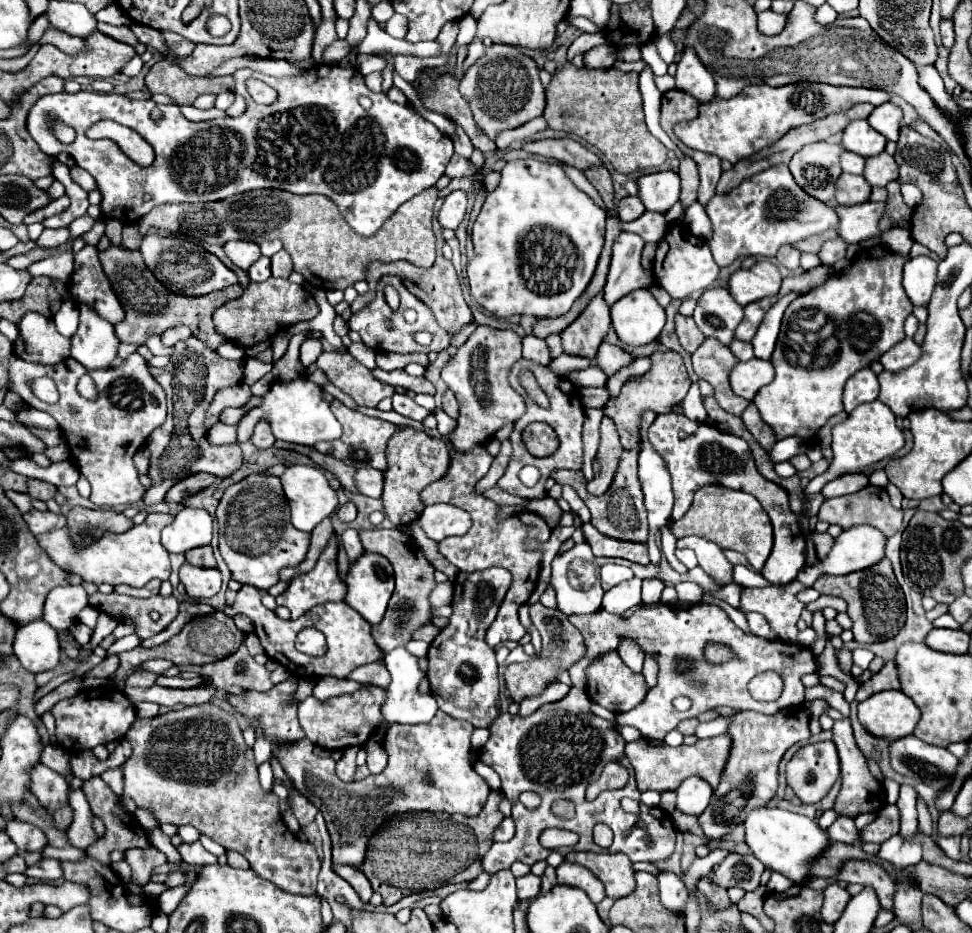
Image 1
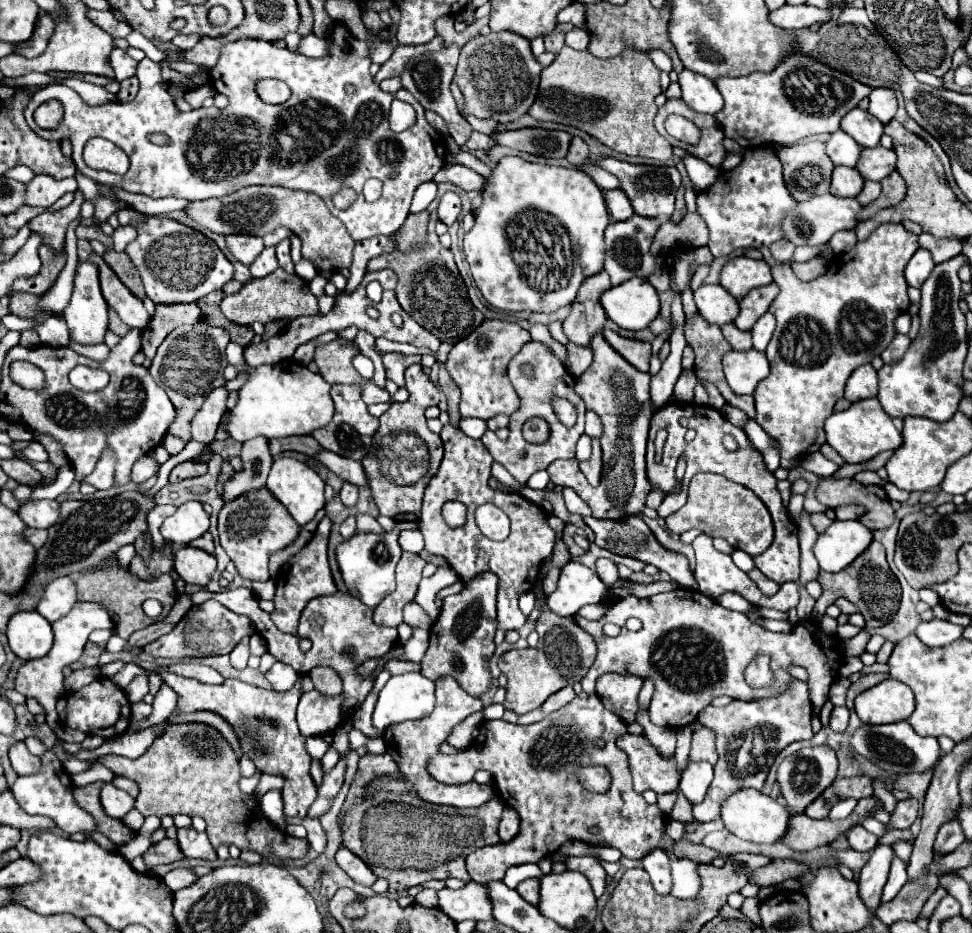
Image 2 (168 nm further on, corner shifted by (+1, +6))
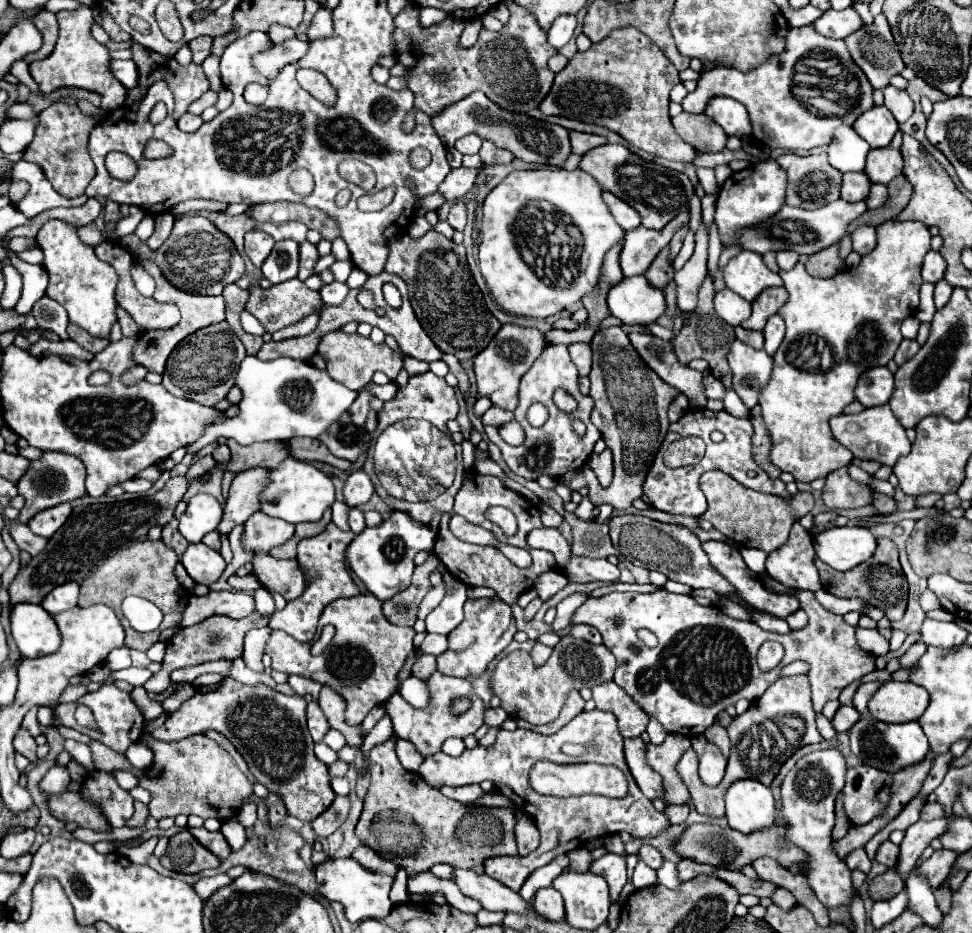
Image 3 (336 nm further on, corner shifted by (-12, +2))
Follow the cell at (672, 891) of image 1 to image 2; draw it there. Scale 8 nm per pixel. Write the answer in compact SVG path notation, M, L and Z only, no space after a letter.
M660 848L650 850L644 858L642 858L642 868L650 874L650 880L656 888L656 892L660 894L670 894L670 886L672 886L672 876L668 872L668 854L662 852Z

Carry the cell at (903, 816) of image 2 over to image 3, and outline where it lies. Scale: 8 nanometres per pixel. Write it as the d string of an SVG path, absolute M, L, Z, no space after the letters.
M927 802L925 806L923 806L923 810L921 810L921 820L937 820L937 818L941 818L943 816L943 808L941 808L941 804L937 804L937 802Z

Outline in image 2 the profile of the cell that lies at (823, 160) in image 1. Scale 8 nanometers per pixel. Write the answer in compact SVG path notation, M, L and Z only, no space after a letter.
M822 142L796 144L778 150L776 156L784 166L786 188L796 202L828 192L834 164L828 160Z

